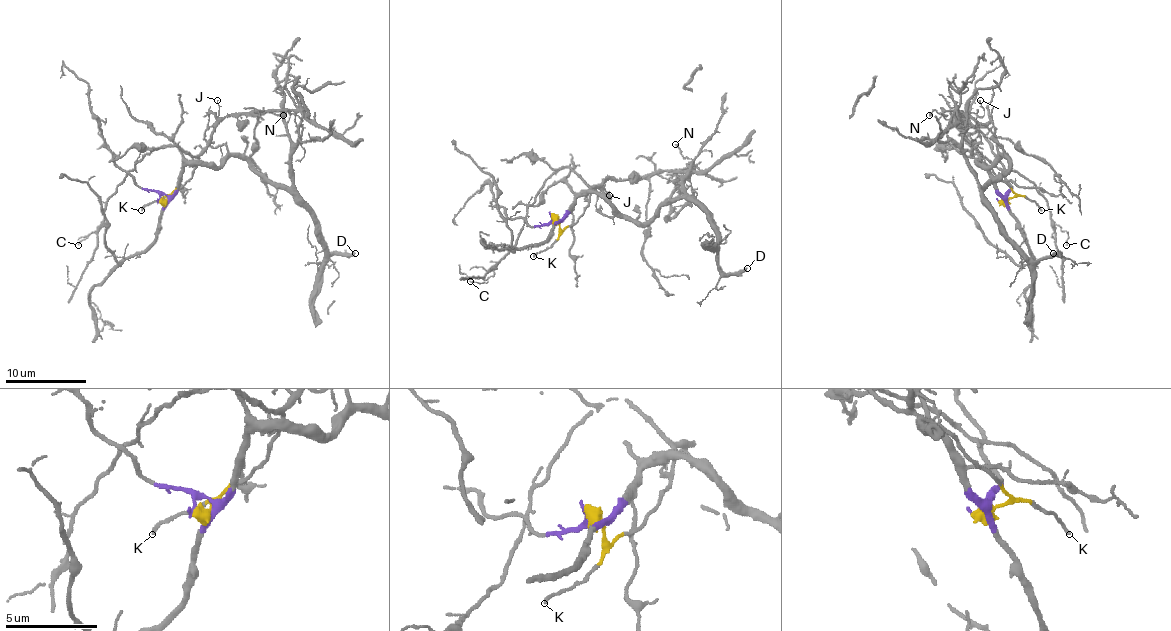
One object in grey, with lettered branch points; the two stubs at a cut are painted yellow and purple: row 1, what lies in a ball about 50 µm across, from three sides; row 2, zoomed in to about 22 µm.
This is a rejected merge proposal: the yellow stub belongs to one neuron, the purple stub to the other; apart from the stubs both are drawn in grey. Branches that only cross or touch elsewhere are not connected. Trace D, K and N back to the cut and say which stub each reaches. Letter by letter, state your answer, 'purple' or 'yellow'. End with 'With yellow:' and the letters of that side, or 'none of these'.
D: purple
K: yellow
N: purple
With yellow: K

